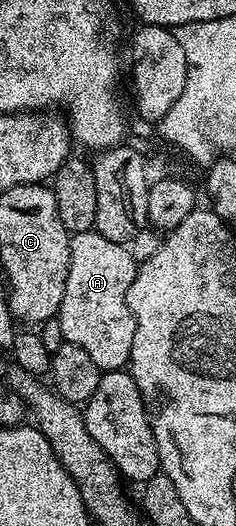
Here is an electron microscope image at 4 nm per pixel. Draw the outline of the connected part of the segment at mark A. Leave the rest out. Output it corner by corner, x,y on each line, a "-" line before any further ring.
95,231
71,234
70,271
58,320
64,340
82,347
101,371
124,369
132,360
136,316
128,306
128,292
137,268
128,245
114,243

